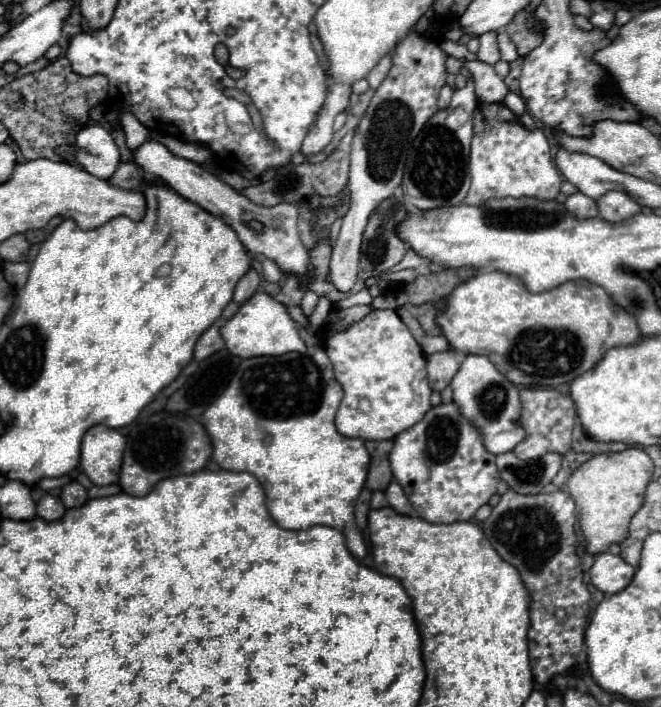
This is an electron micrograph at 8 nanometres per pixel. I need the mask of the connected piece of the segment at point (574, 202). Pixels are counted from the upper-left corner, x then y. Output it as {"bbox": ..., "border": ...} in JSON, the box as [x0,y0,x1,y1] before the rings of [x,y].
{"bbox":[566,193,598,219],"border":[[[574,193],[566,199],[566,209],[576,215],[578,219],[588,219],[588,217],[598,217],[598,205],[594,199],[586,197],[584,193]]]}

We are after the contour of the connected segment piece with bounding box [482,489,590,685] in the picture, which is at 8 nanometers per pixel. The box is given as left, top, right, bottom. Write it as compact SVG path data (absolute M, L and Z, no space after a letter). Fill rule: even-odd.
M506 491L500 497L500 503L492 509L490 517L482 523L482 531L490 545L498 551L498 555L512 563L520 575L524 585L528 587L532 595L532 607L530 607L530 631L528 631L528 645L530 645L530 659L532 659L532 673L536 683L548 685L554 675L560 673L570 673L578 661L578 655L584 645L584 627L588 621L576 621L576 619L588 619L590 611L590 593L588 587L582 581L582 567L580 567L580 557L576 555L576 533L574 533L574 523L576 523L576 505L574 499L566 491L554 491L554 493L542 493L534 497L522 497L514 491ZM556 609L566 611L566 621L558 621Z

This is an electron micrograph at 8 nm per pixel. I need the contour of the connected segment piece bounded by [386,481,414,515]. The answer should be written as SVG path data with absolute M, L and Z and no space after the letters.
M396 481L386 489L386 499L388 499L390 507L392 507L396 513L400 513L400 515L412 515L412 513L414 513L410 501L406 499L402 487L400 487Z

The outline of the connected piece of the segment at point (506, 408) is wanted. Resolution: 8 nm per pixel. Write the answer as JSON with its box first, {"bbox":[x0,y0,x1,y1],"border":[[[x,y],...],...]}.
{"bbox":[450,355,526,455],"border":[[[466,355],[460,371],[450,383],[454,391],[454,403],[460,413],[482,433],[482,443],[488,453],[500,455],[512,451],[520,441],[524,441],[526,433],[520,425],[520,389],[512,385],[492,363],[482,355]]]}

